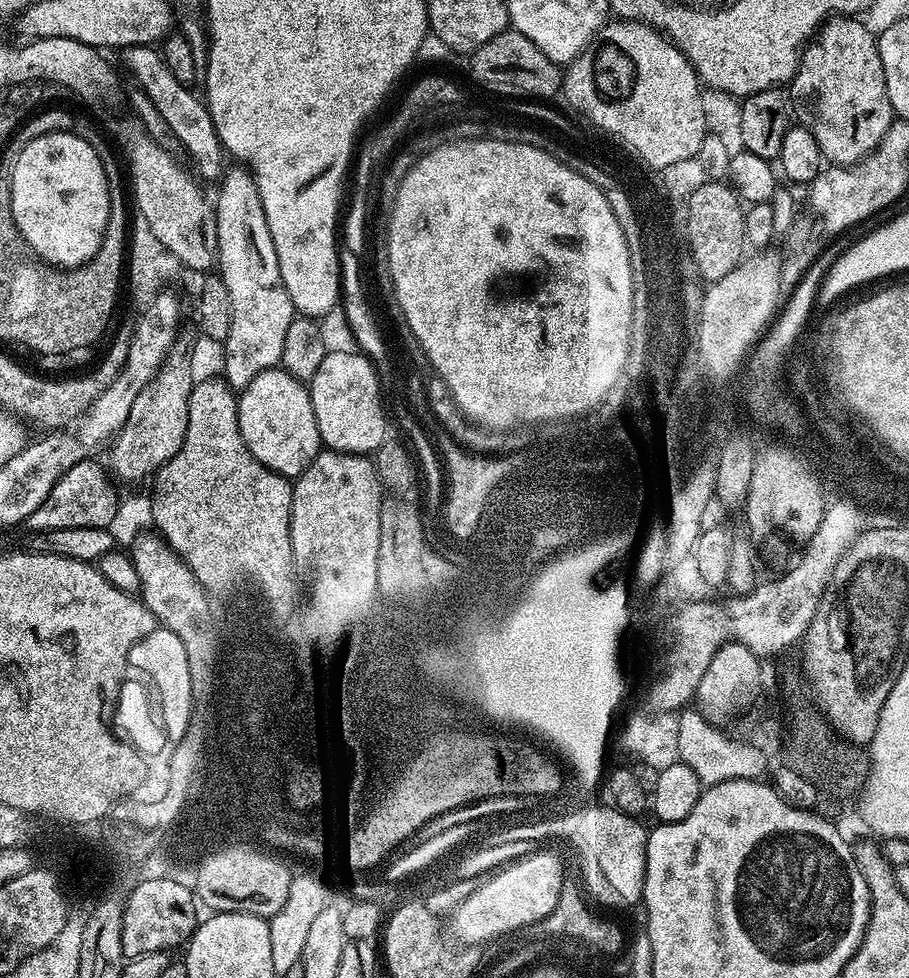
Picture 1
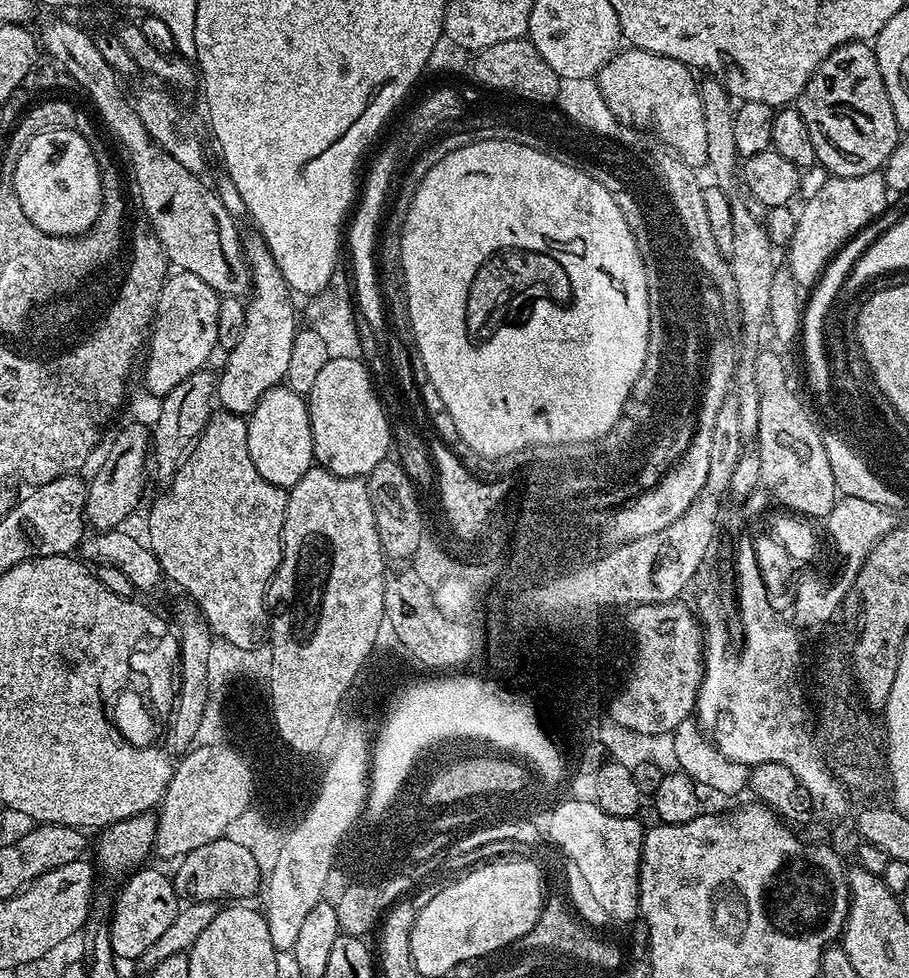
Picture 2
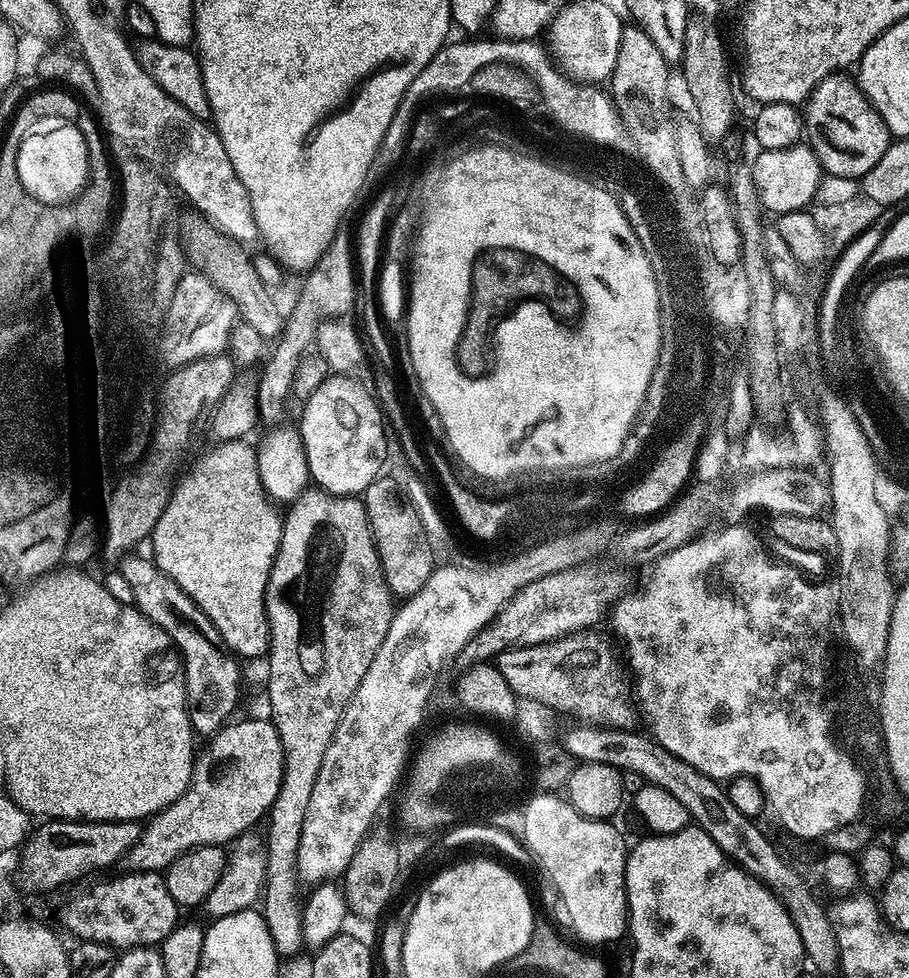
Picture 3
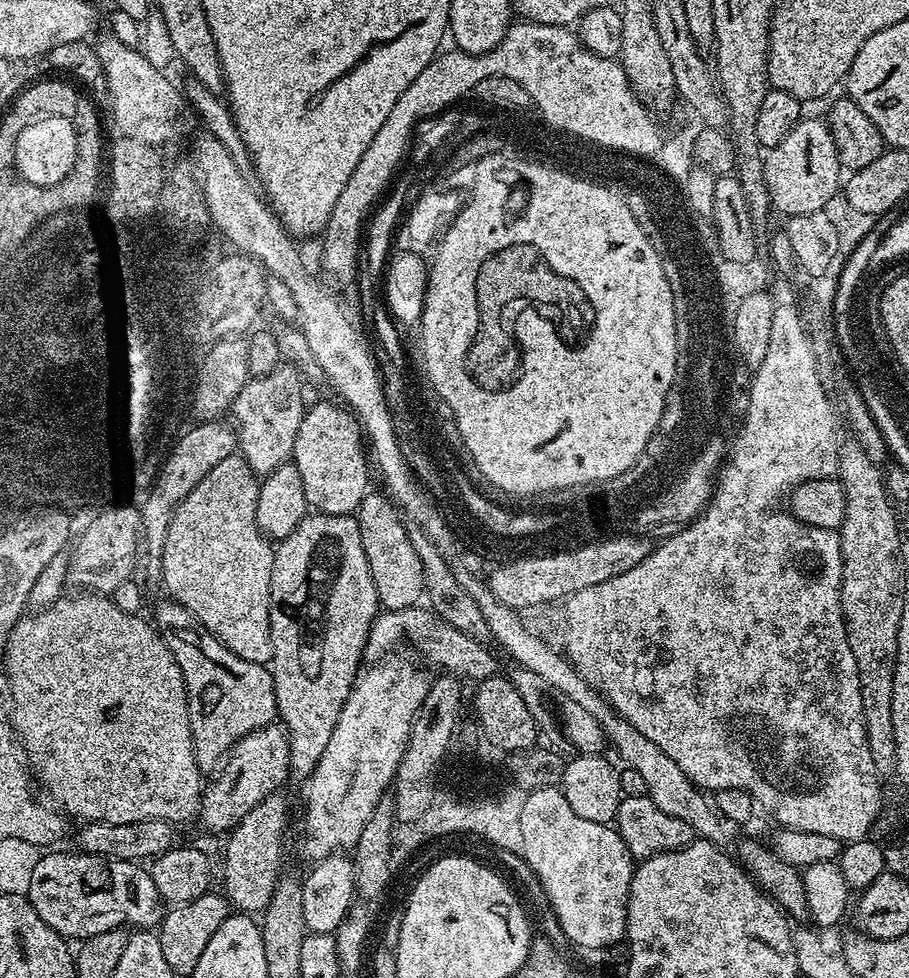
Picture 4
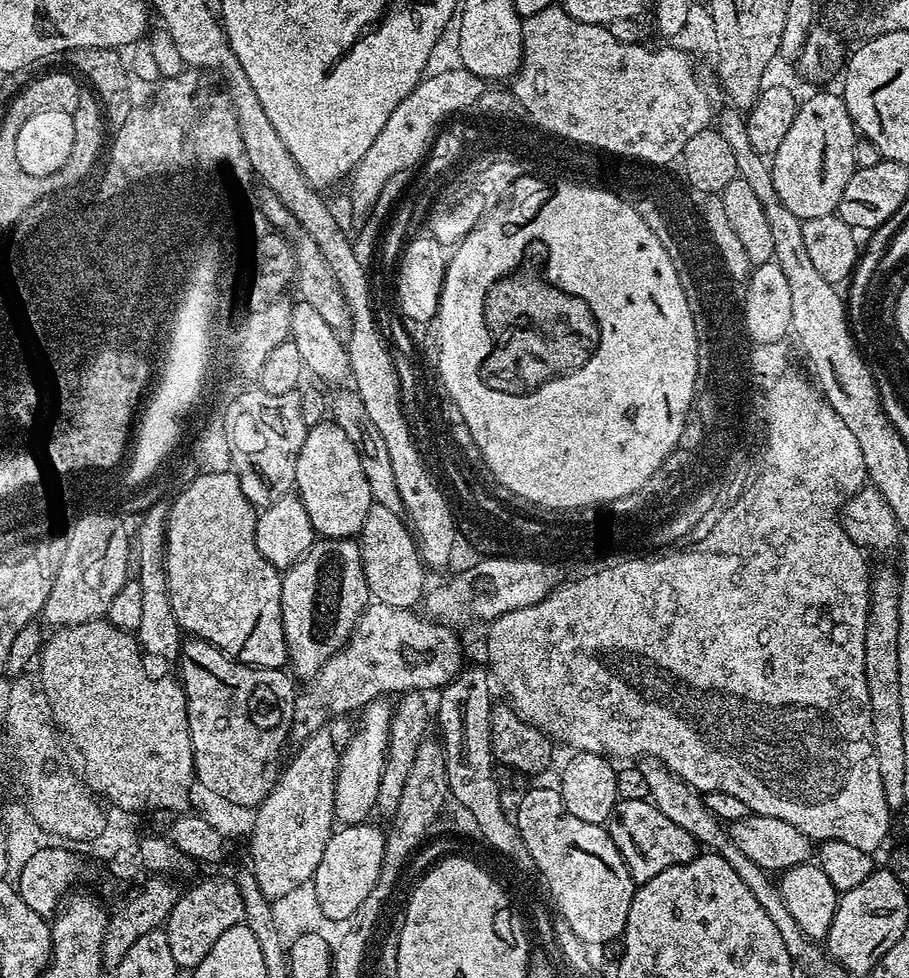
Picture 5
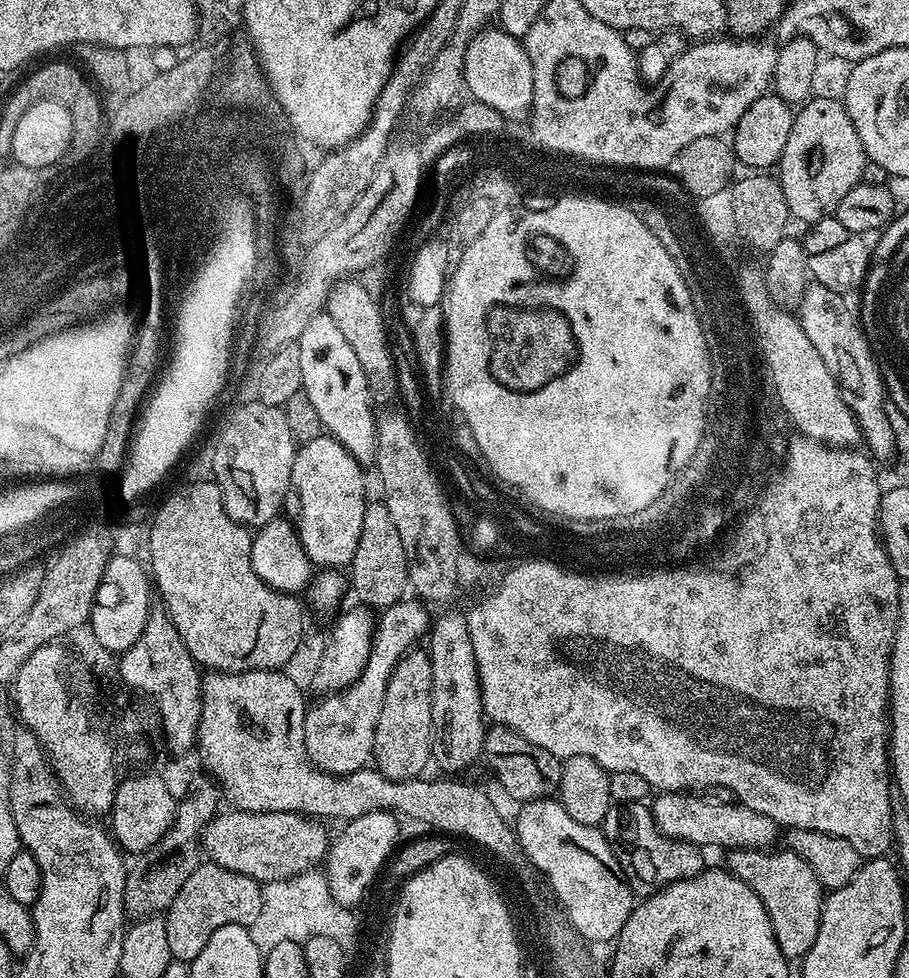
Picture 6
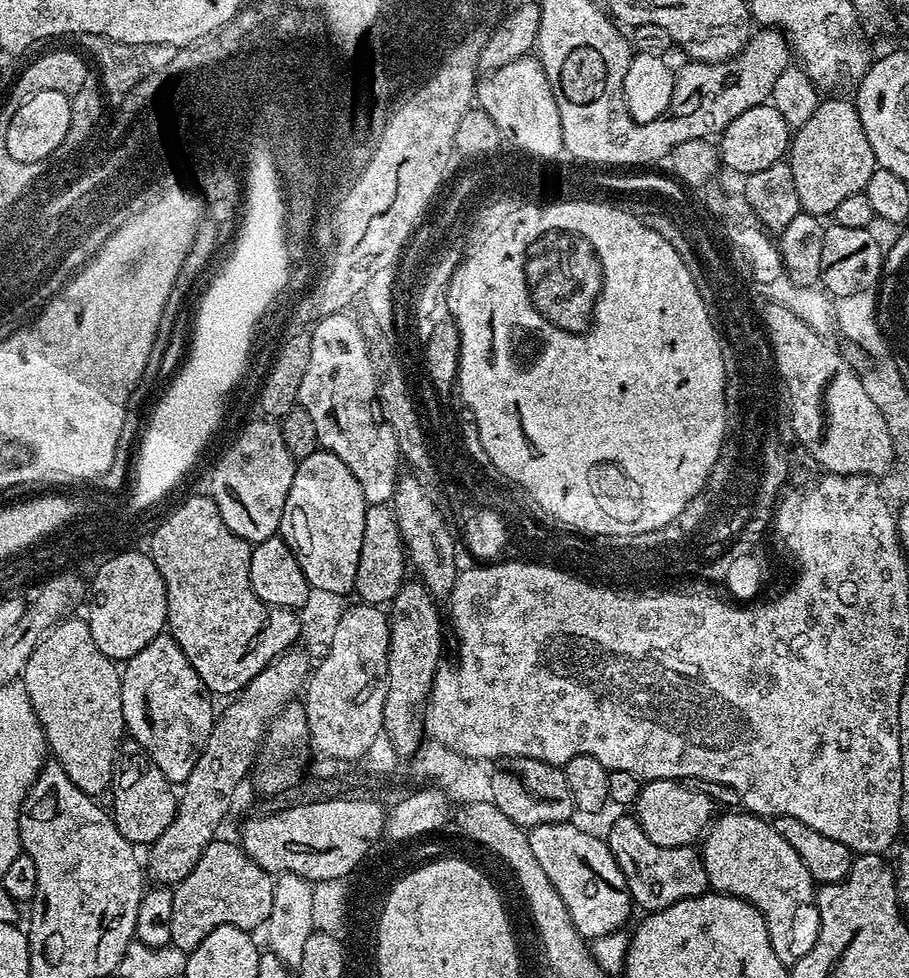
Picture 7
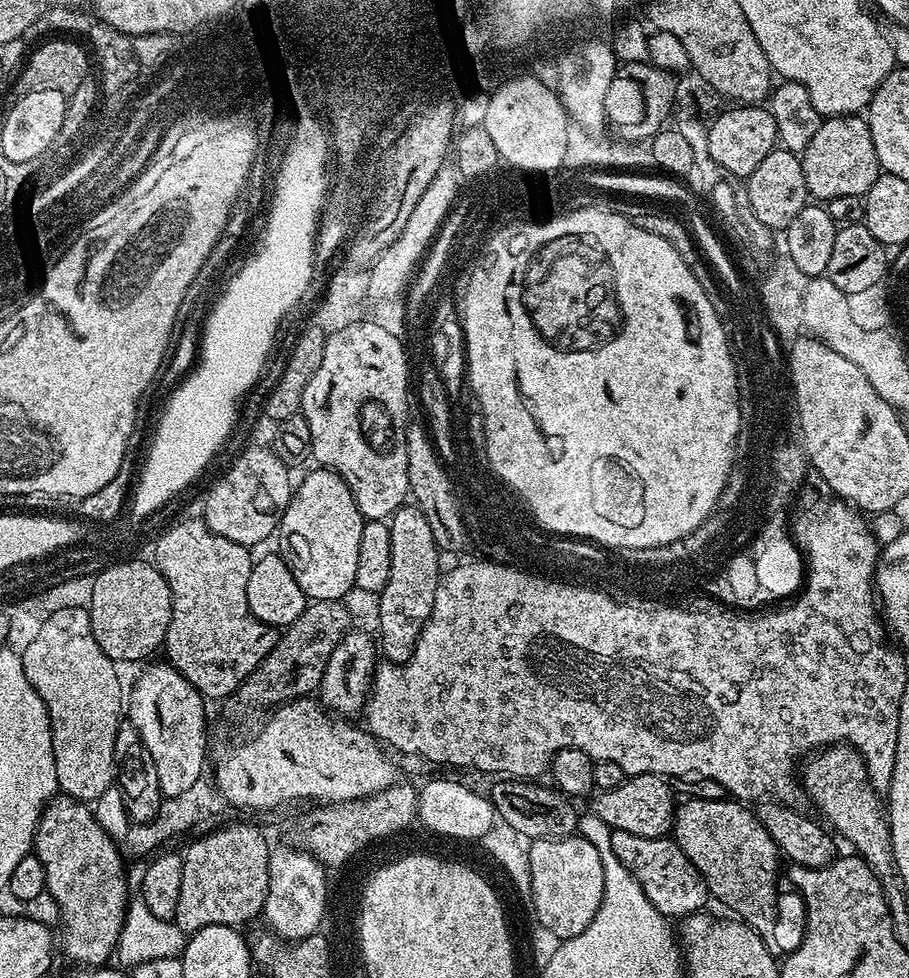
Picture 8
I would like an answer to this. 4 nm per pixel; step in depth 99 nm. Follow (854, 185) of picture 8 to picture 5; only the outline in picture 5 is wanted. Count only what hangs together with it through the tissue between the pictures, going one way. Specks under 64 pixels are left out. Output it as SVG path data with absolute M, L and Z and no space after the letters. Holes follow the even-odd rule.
M816 92L805 104L803 101L782 146L770 157L774 190L778 190L782 206L800 221L833 215L840 207L846 182L856 173L857 143L856 125L846 110L843 95Z

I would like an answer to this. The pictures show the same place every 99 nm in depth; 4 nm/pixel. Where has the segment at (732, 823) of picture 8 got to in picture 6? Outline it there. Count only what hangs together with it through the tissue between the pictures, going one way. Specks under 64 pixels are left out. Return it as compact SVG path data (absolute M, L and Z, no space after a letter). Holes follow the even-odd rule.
M734 848L727 853L727 871L733 872L762 902L772 923L778 950L790 962L803 961L805 954L818 938L818 926L822 918L825 888L818 882L814 870L798 858L798 854L787 850L761 850L758 848Z

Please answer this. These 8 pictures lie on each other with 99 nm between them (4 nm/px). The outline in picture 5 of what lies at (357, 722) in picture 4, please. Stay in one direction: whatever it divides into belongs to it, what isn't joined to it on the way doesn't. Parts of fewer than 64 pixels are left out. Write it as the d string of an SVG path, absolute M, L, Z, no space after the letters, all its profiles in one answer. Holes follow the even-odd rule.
M387 699L370 701L359 713L360 725L356 733L343 745L340 765L336 770L334 786L333 813L341 825L358 824L369 819L368 811L376 808L378 782L384 769L386 751L386 729L388 717L392 714L392 704Z

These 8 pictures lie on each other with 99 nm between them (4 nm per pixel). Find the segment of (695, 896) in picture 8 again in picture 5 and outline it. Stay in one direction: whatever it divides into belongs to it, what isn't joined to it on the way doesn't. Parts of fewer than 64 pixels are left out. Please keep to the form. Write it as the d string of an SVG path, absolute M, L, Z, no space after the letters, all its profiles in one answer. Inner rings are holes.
M617 799L606 827L614 846L618 846L618 854L622 854L637 885L650 882L654 874L662 874L662 870L670 870L670 866L682 866L690 862L698 854L694 834L670 822L670 818L666 818L666 814L662 814L662 810L658 810L651 799Z

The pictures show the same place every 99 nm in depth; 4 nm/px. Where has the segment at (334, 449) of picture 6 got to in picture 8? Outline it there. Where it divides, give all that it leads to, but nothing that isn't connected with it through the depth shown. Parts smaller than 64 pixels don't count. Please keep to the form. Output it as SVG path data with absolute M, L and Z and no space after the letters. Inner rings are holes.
M319 466L313 467L313 472L304 481L295 485L292 500L280 519L278 537L284 543L282 555L294 574L294 582L302 586L309 601L338 600L343 601L348 591L356 588L358 574L358 541L362 539L364 515L354 502L354 494L350 494L350 486L337 472Z

